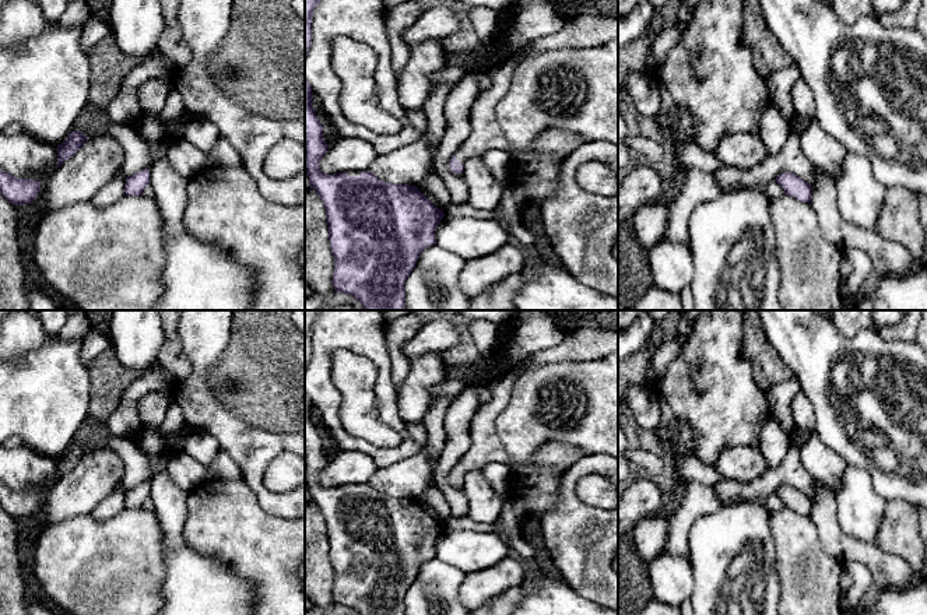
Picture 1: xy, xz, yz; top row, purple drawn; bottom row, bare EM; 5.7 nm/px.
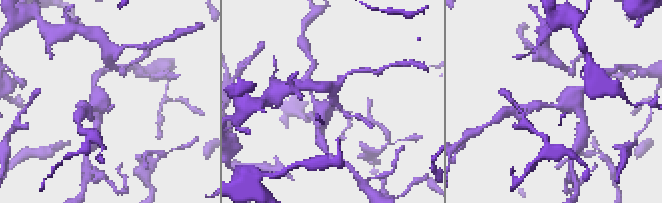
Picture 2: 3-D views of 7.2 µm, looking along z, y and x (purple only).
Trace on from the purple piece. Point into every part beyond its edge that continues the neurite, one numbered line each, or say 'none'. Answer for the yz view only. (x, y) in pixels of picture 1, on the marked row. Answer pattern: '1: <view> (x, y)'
none

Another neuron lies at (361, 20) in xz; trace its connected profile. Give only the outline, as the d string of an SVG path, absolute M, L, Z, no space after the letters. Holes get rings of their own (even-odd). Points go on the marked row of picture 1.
M320 0L312 18L312 42L305 60L305 78L330 116L340 137L366 140L378 155L418 141L417 131L398 101L396 74L391 68L391 48L386 31L386 6L382 0ZM348 36L371 46L376 55L373 80L383 109L401 123L396 134L376 134L350 122L341 109L343 80L333 68L331 41Z

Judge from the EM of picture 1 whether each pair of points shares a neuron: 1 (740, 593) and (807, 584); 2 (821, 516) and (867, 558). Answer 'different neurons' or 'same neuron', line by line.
1: different neurons
2: same neuron

